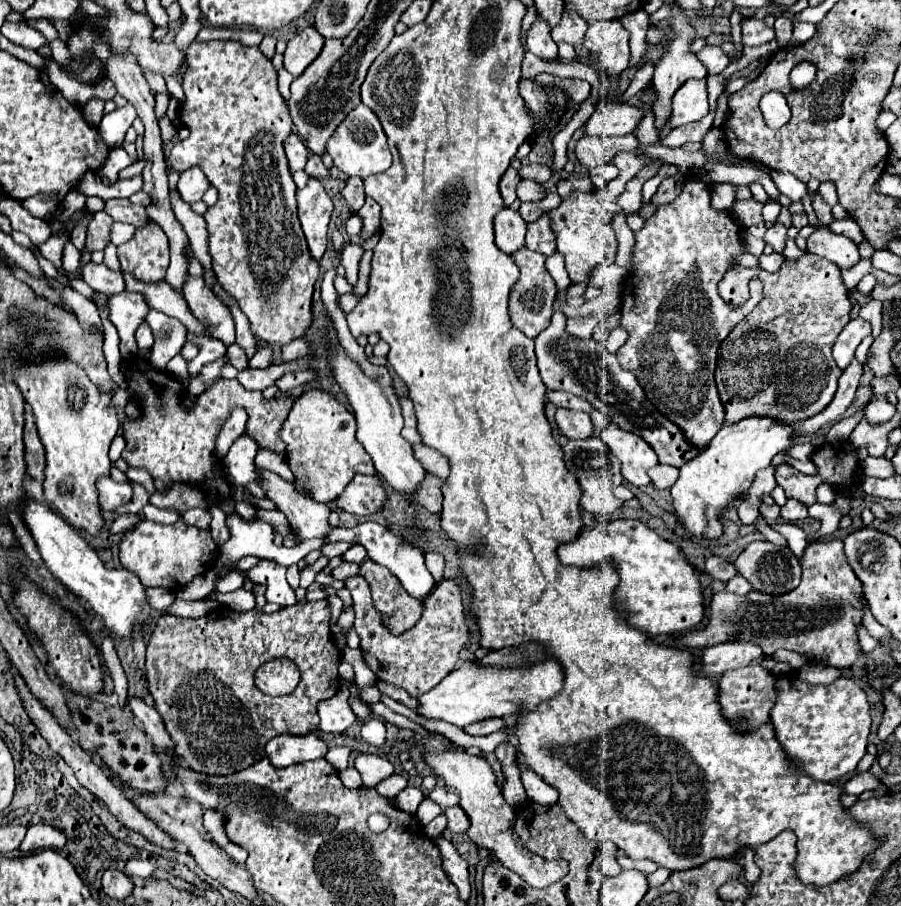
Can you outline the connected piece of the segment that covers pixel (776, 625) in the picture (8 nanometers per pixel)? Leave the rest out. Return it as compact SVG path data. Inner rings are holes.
M831 539L809 543L801 565L801 585L779 597L757 591L751 591L749 595L735 595L729 591L715 593L711 601L709 625L701 631L687 633L687 637L679 639L677 647L703 649L729 639L745 639L757 643L765 655L773 655L777 649L789 649L825 665L851 667L861 657L857 627L861 625L863 605L861 585L845 559L843 541Z

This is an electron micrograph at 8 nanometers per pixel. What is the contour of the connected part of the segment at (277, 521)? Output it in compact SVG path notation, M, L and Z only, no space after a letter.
M257 511L257 519L259 521L265 521L265 523L271 523L271 525L275 525L277 529L279 529L279 533L281 535L285 535L285 537L291 537L291 539L295 540L296 545L299 545L300 541L297 541L295 535L293 535L292 531L289 531L289 525L287 525L287 519L281 515L281 511Z

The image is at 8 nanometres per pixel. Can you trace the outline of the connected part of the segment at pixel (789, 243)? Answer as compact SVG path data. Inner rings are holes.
M787 237L786 246L782 253L786 259L798 259L805 255L805 253L807 252L798 248L794 239Z

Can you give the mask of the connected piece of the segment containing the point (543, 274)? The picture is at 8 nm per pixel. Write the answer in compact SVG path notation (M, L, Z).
M525 247L525 249L517 251L517 255L513 255L513 259L521 271L521 279L519 279L517 287L513 289L513 295L509 297L509 315L511 315L513 325L519 331L523 331L527 337L533 339L549 325L549 319L553 315L553 299L555 299L557 287L545 269L545 255L529 251Z

